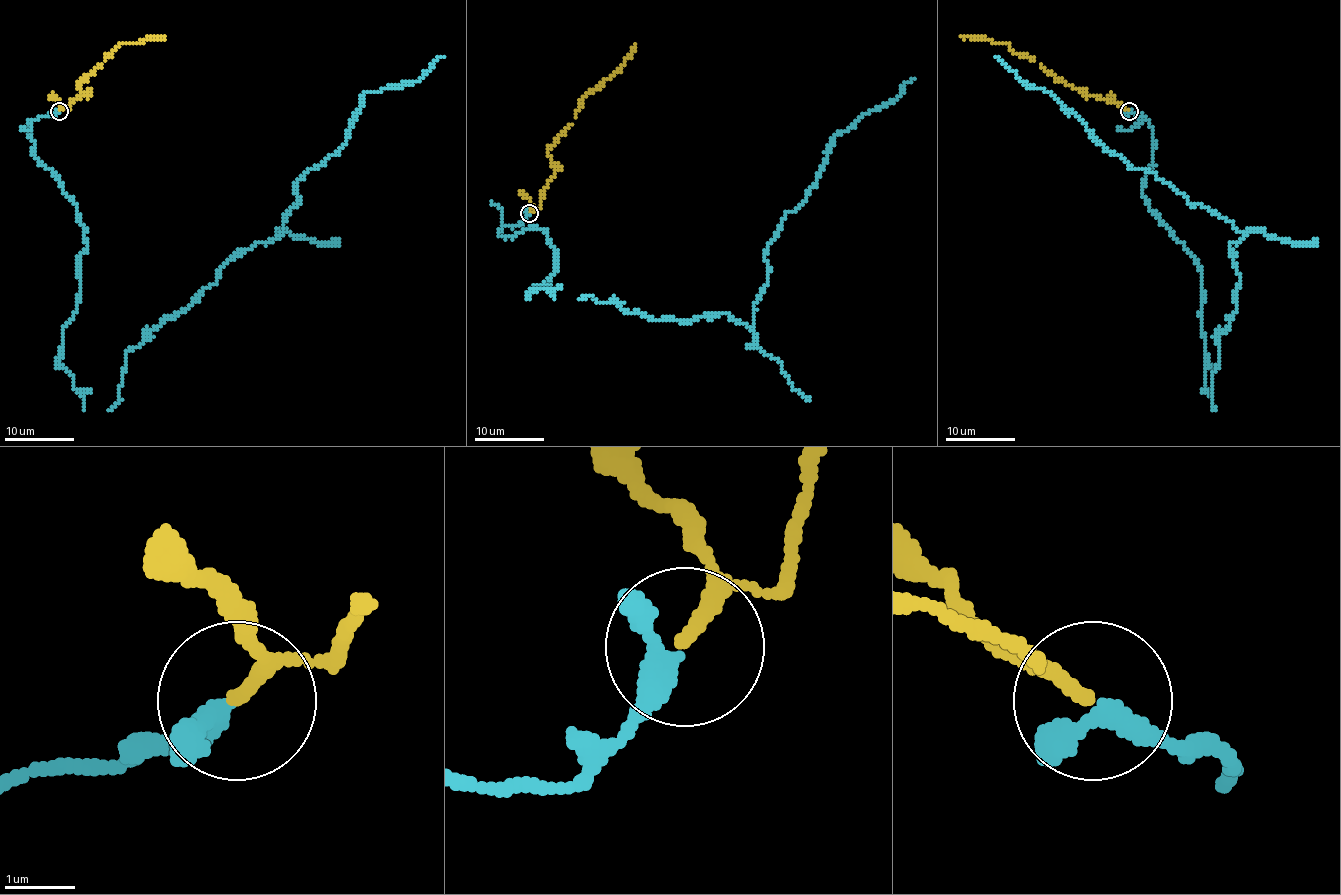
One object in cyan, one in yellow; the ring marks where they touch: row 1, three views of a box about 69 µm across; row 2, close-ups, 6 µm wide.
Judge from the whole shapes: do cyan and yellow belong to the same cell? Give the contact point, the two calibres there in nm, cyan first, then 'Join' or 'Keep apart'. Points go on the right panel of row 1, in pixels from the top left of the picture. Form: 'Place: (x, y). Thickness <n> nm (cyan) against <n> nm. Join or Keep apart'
Place: (1129, 111). Thickness 280 nm (cyan) against 200 nm. Join

